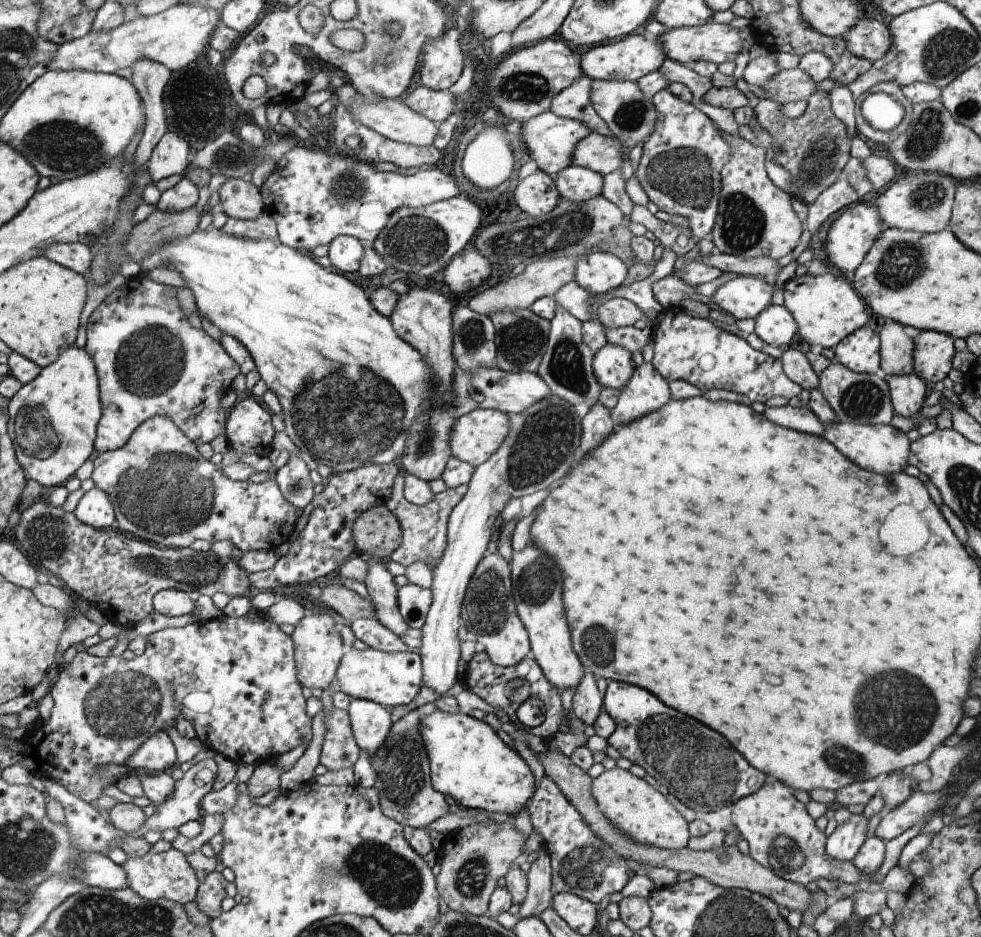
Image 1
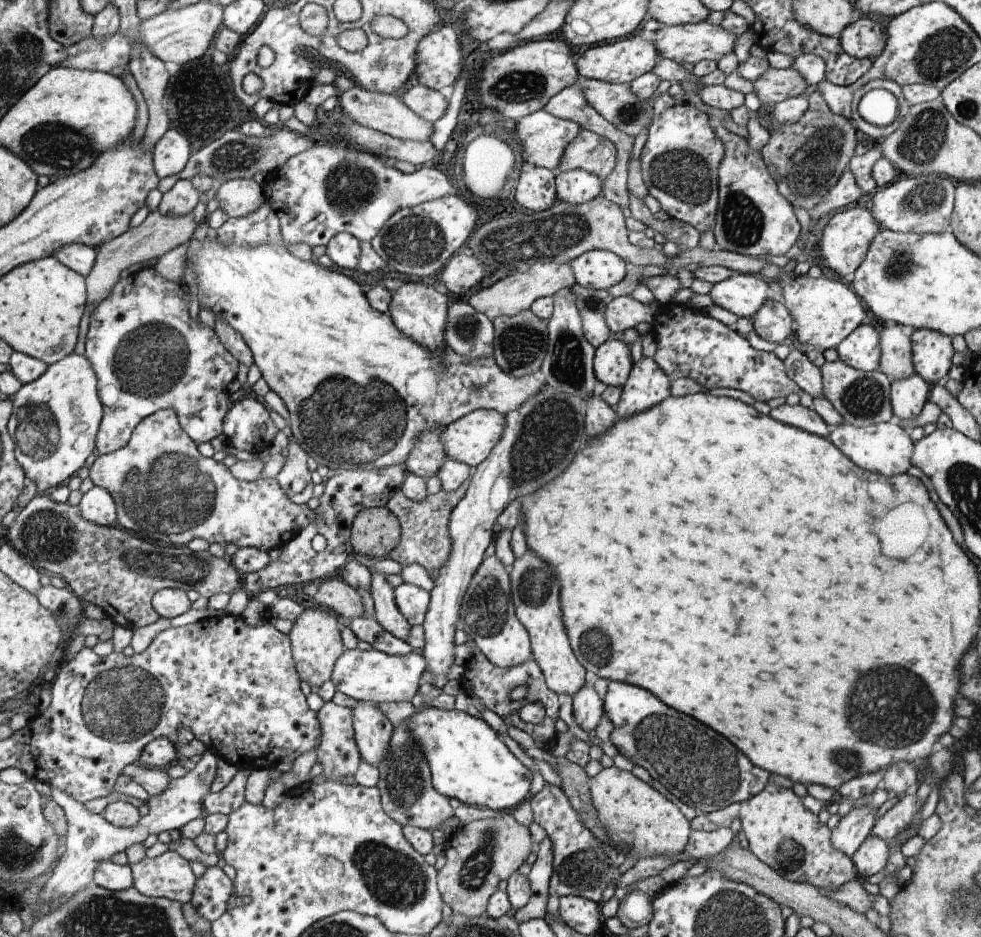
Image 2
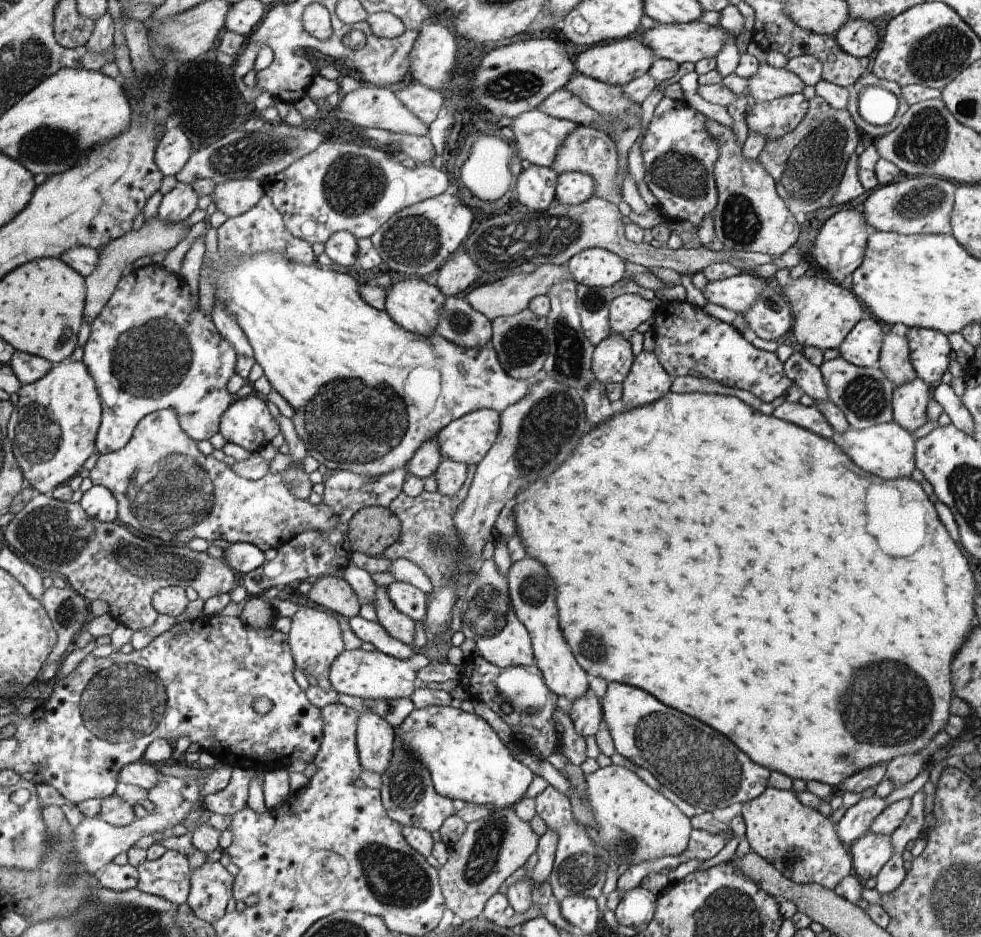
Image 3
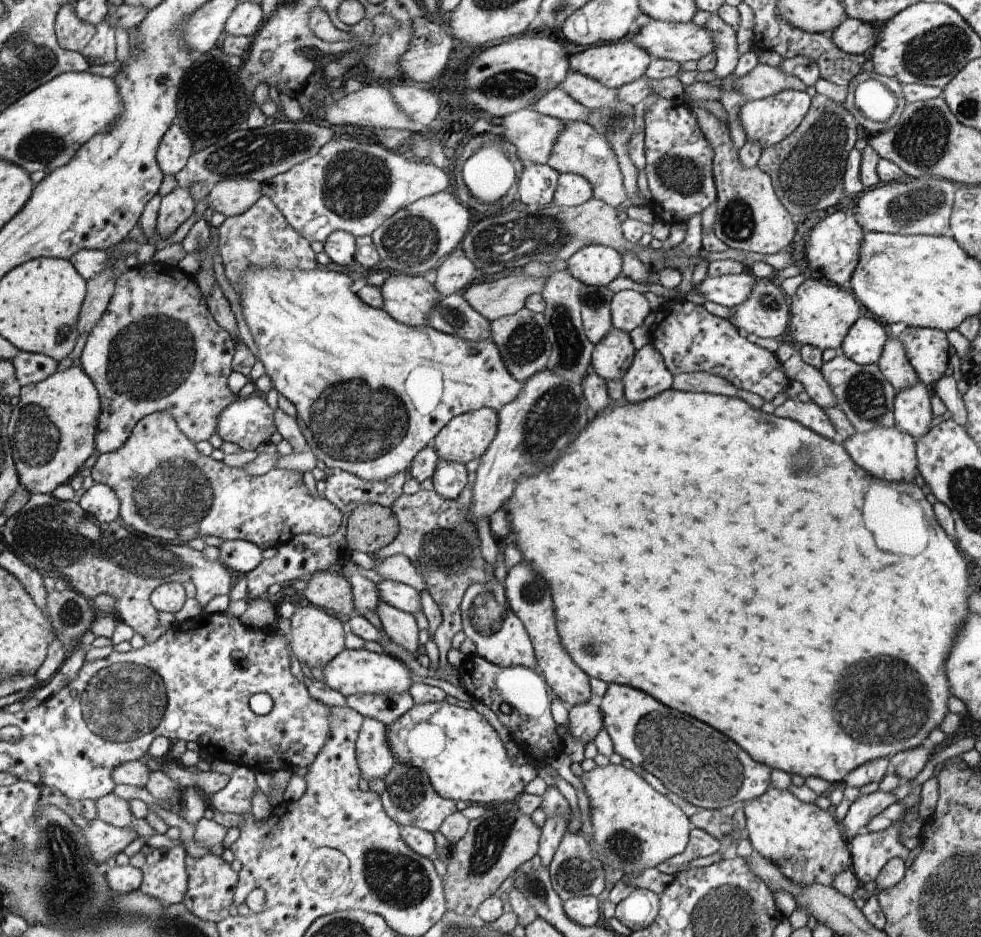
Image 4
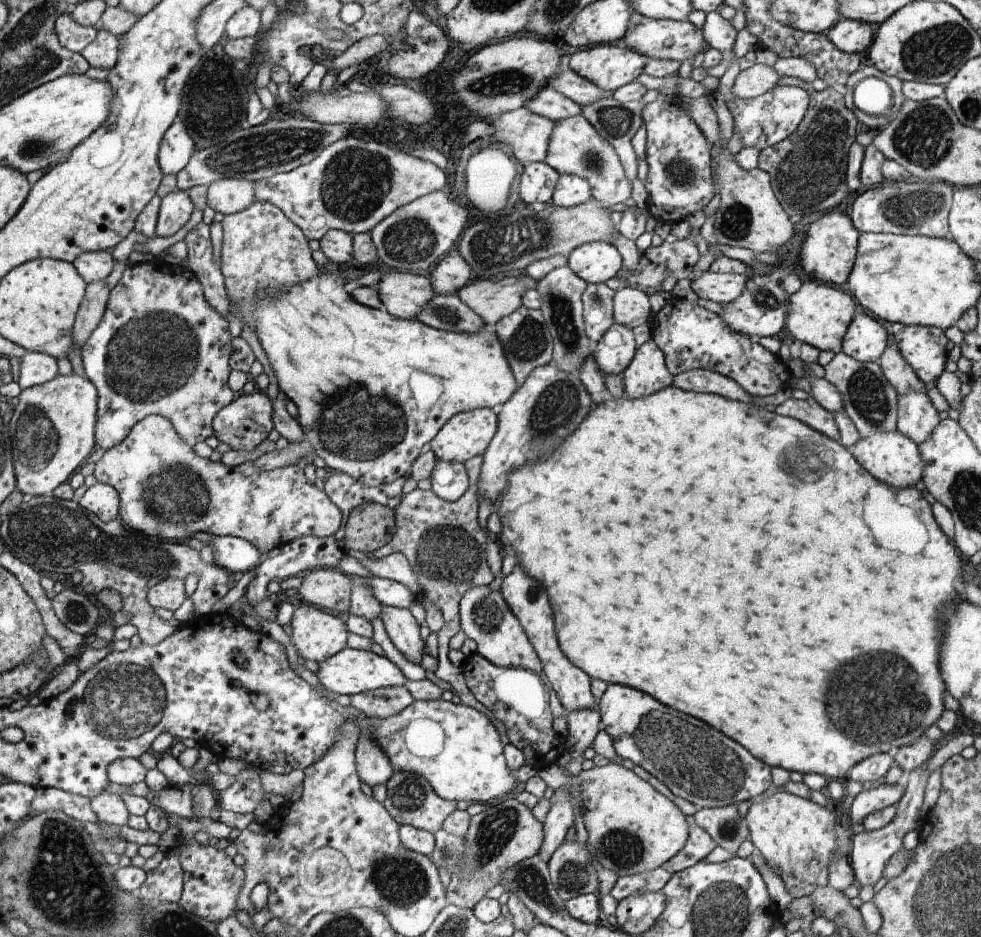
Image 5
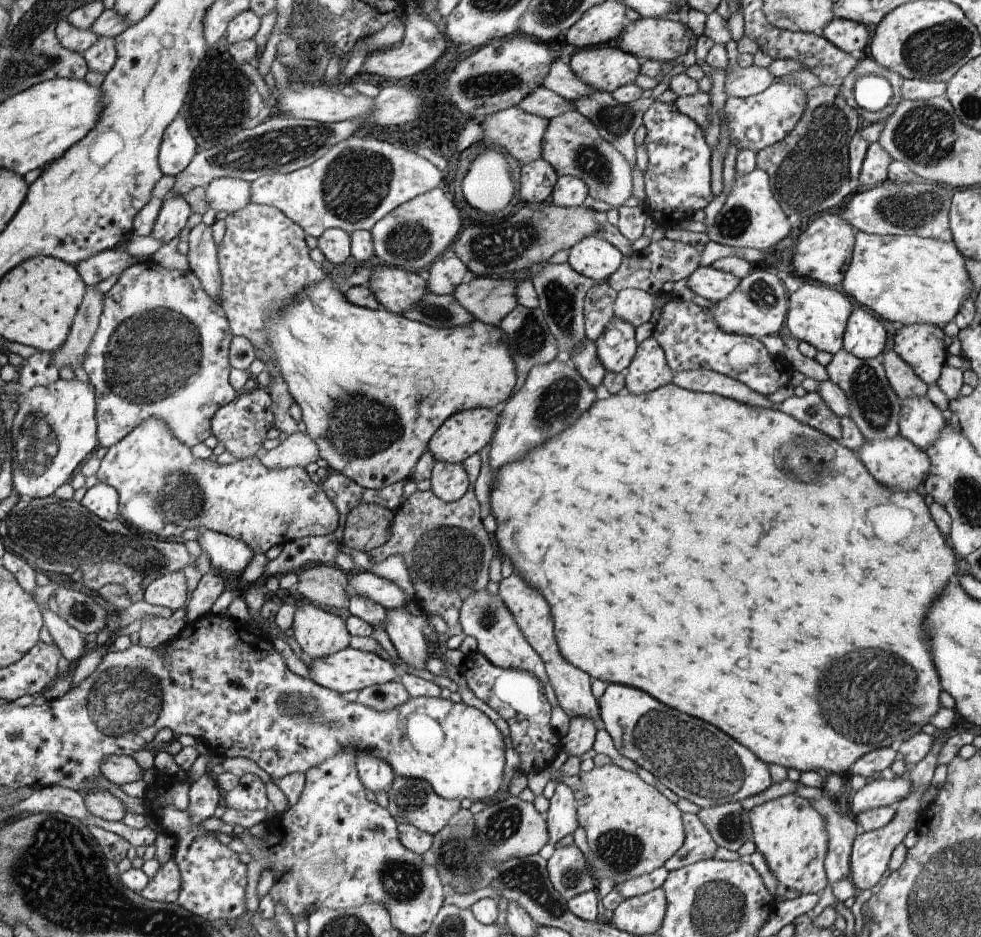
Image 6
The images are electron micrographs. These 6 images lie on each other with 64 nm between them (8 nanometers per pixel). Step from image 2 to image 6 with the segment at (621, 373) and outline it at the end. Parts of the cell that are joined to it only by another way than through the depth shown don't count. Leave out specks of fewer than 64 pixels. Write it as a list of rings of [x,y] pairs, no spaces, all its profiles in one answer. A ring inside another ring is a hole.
[[[616,317],[594,344],[598,360],[608,372],[626,371],[637,354],[633,324]]]

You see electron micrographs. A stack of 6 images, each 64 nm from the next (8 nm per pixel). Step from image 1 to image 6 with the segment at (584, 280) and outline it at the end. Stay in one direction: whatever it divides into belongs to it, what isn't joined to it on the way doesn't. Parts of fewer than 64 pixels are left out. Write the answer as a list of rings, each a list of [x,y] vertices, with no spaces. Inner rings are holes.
[[[600,236],[586,238],[568,252],[572,270],[597,283],[607,281],[617,273],[624,261],[621,252]]]

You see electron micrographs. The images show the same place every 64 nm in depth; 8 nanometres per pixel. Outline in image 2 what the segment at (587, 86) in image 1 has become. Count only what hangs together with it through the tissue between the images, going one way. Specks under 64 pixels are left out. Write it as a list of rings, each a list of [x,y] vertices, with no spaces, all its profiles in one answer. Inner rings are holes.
[[[572,85],[561,90],[560,93],[555,95],[545,108],[550,114],[553,114],[559,119],[568,119],[580,124],[582,129],[591,130],[596,134],[609,138],[618,149],[617,152],[617,166],[612,173],[606,177],[604,188],[602,188],[601,195],[605,196],[608,200],[615,202],[618,206],[629,206],[629,191],[626,188],[627,180],[627,165],[629,164],[630,153],[634,144],[634,137],[631,134],[622,132],[615,127],[609,119],[605,119],[595,108],[586,100],[584,90],[578,85]]]

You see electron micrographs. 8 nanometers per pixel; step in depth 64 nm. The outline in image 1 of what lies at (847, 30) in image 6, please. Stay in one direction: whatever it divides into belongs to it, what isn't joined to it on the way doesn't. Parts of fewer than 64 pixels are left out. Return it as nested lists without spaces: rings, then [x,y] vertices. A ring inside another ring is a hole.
[[[860,18],[845,34],[844,40],[851,55],[868,59],[871,63],[881,59],[892,44],[889,26],[872,18]]]

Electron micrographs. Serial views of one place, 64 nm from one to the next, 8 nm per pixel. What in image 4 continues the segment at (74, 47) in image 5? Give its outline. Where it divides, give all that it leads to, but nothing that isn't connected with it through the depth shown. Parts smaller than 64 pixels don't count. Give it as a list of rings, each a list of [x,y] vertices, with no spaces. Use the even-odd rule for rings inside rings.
[[[64,5],[56,18],[57,41],[69,51],[81,52],[97,34],[97,27],[80,20],[74,6]]]

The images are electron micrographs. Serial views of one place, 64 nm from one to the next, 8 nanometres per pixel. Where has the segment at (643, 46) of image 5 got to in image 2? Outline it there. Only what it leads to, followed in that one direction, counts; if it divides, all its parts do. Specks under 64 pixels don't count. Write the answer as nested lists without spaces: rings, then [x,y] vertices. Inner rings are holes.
[[[702,21],[696,24],[662,26],[654,33],[653,43],[664,61],[670,60],[678,64],[696,64],[701,60],[716,61],[725,56],[727,52],[734,51],[737,36],[726,30],[721,24],[712,25]]]

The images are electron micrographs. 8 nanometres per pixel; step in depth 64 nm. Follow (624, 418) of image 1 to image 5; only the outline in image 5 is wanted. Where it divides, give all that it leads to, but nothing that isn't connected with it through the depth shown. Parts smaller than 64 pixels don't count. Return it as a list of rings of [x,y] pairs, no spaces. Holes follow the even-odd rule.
[[[650,339],[642,344],[622,378],[625,396],[638,400],[673,386],[674,376],[665,363],[664,352]]]

